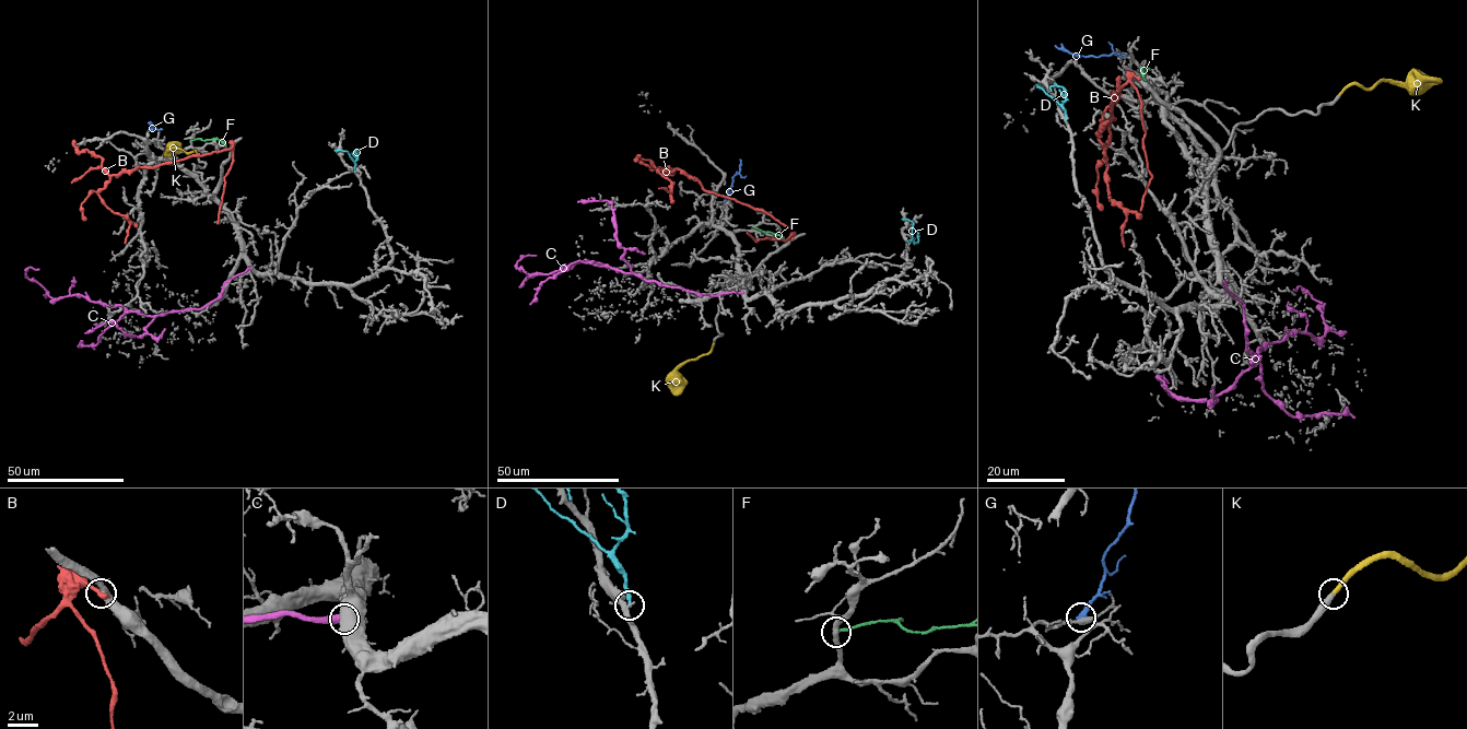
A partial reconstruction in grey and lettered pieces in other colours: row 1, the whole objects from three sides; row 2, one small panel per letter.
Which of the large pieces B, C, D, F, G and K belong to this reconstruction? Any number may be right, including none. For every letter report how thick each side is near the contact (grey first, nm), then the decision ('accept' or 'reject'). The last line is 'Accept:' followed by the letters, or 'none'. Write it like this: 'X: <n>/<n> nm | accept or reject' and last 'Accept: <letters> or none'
B: 500/400 nm | reject
C: 750/550 nm | reject
D: 360/280 nm | reject
F: 300/200 nm | reject
G: 400/320 nm | reject
K: 360/360 nm | accept
Accept: K

